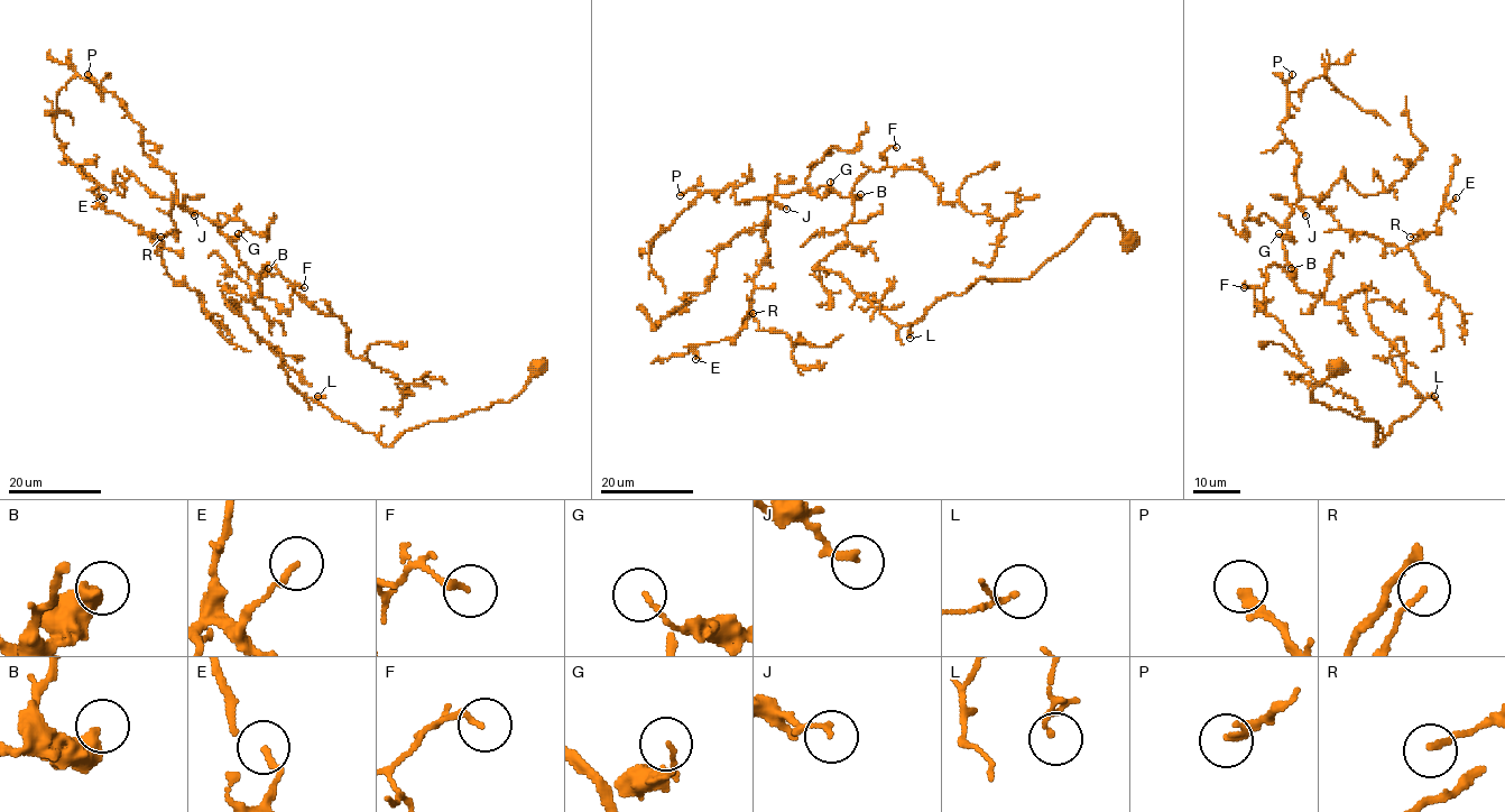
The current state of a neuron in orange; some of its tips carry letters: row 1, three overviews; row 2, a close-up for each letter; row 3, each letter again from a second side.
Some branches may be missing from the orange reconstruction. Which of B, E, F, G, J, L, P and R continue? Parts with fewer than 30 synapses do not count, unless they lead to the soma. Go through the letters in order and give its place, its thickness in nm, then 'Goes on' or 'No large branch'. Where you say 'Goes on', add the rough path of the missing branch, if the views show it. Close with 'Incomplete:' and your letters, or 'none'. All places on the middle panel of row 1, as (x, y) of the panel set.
B: Place: (860, 194). Thickness 400 nm. No large branch
E: Place: (695, 359). Thickness 150 nm. No large branch
F: Place: (896, 147). Thickness 170 nm. No large branch
G: Place: (830, 182). Thickness 110 nm. No large branch
J: Place: (786, 209). Thickness 140 nm. No large branch
L: Place: (910, 338). Thickness 100 nm. No large branch
P: Place: (680, 195). Thickness 120 nm. Goes on. Course of what is missing: (680, 195), (657, 211), (638, 191), (635, 181), (645, 176), (657, 188)
R: Place: (753, 313). Thickness 140 nm. No large branch
Incomplete: P

